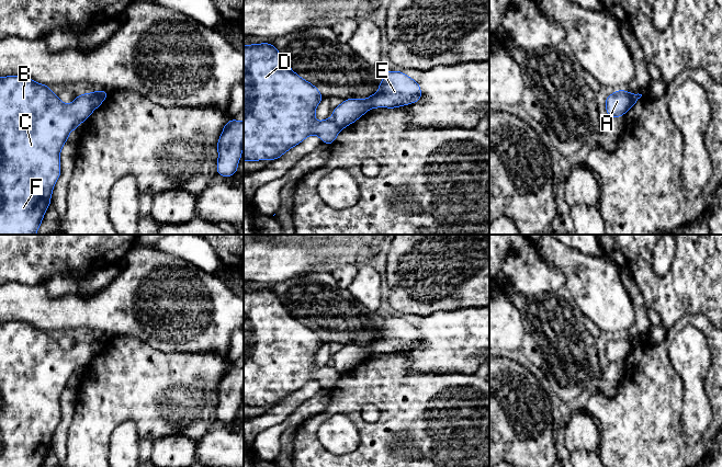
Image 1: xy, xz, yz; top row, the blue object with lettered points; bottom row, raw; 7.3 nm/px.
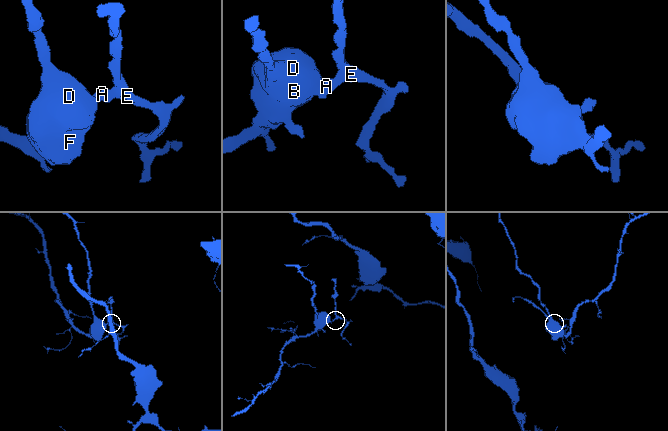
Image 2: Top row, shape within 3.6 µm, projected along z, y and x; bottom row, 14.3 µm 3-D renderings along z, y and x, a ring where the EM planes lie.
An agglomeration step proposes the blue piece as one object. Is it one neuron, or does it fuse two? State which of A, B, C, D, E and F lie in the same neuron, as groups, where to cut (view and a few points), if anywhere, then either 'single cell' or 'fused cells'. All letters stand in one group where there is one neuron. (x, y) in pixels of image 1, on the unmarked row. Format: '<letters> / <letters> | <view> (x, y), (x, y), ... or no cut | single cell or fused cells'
A E / B C D F | xy (89, 339), (94, 353) | fused cells

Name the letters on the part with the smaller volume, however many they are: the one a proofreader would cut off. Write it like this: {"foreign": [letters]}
{"foreign": ["A", "E"]}

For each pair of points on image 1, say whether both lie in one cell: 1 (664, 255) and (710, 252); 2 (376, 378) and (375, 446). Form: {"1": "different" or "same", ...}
{"1": "different", "2": "same"}

